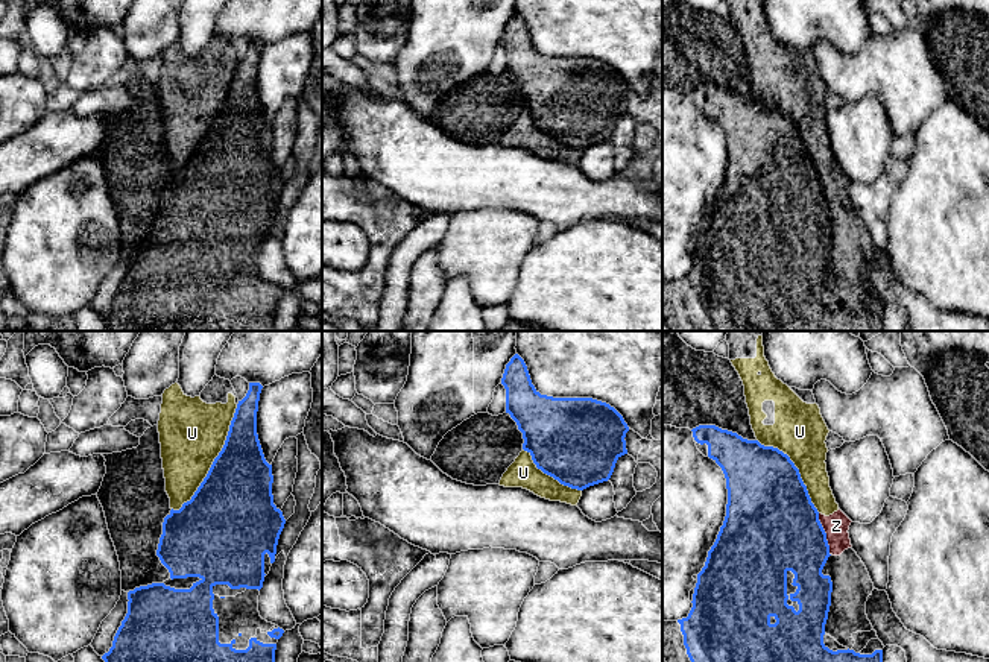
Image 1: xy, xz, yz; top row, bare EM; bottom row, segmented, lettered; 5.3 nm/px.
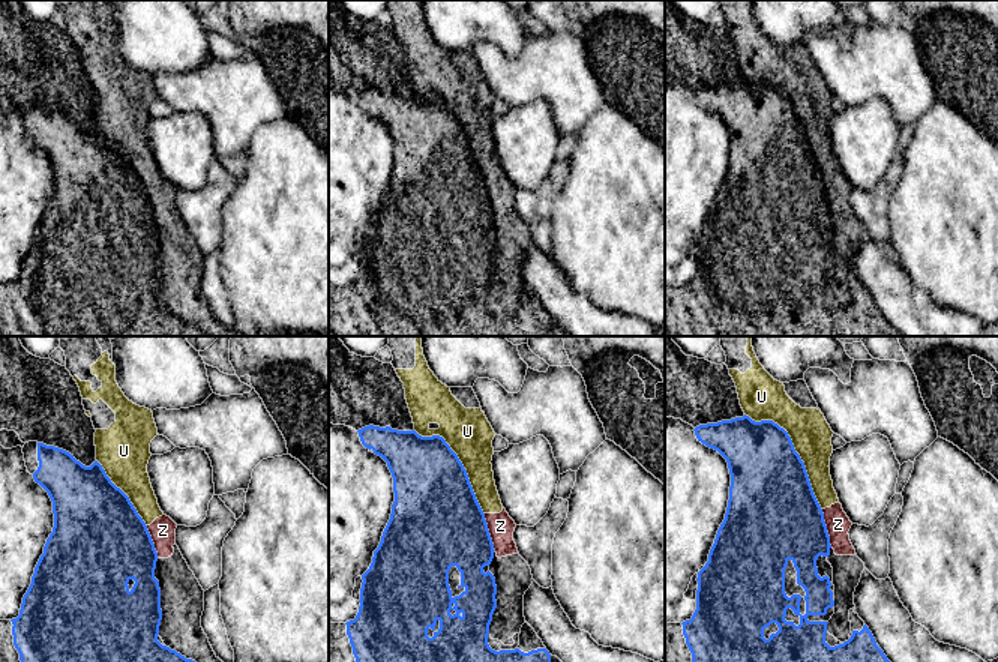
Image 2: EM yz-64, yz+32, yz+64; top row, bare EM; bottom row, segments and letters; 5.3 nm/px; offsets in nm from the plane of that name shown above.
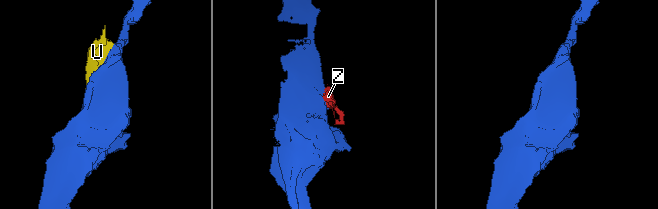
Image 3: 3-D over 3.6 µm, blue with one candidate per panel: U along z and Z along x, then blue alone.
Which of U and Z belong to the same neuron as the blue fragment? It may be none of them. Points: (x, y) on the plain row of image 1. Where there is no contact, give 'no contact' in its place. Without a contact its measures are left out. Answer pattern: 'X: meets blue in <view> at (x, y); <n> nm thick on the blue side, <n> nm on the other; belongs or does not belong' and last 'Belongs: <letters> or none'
U: meets blue in xy at (214, 120); 420 nm thick on the blue side, 360 nm on the other; does not belong
Z: meets blue in yz at (825, 195); 440 nm thick on the blue side, 140 nm on the other; does not belong
Belongs: none

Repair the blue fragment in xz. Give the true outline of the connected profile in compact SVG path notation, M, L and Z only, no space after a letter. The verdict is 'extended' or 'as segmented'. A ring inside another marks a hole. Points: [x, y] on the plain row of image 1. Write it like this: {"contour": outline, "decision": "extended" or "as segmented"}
{"contour": "M518 14L506 24L501 44L506 49L506 73L523 93L523 109L532 115L538 129L577 150L611 138L617 120L627 114L624 97L629 91L623 76L614 67L592 58L541 55Z", "decision": "as segmented"}

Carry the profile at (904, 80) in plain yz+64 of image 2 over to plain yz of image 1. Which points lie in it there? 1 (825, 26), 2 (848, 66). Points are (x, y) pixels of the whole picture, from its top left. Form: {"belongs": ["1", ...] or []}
{"belongs": ["2"]}

